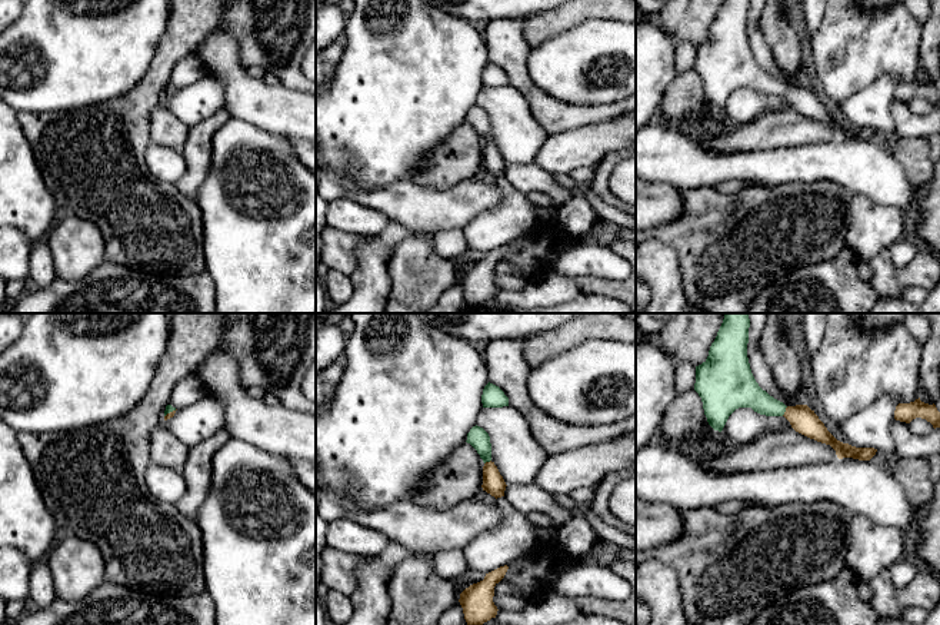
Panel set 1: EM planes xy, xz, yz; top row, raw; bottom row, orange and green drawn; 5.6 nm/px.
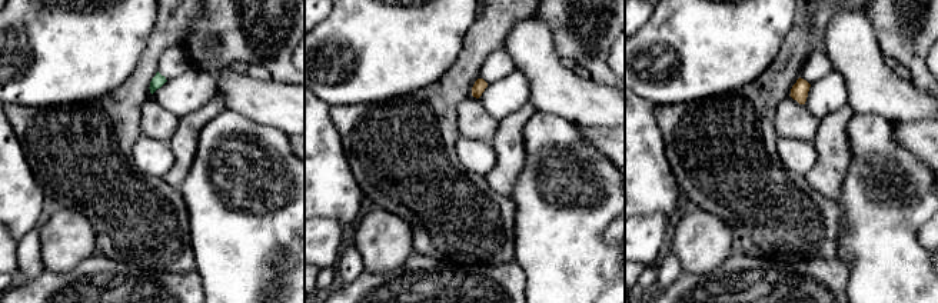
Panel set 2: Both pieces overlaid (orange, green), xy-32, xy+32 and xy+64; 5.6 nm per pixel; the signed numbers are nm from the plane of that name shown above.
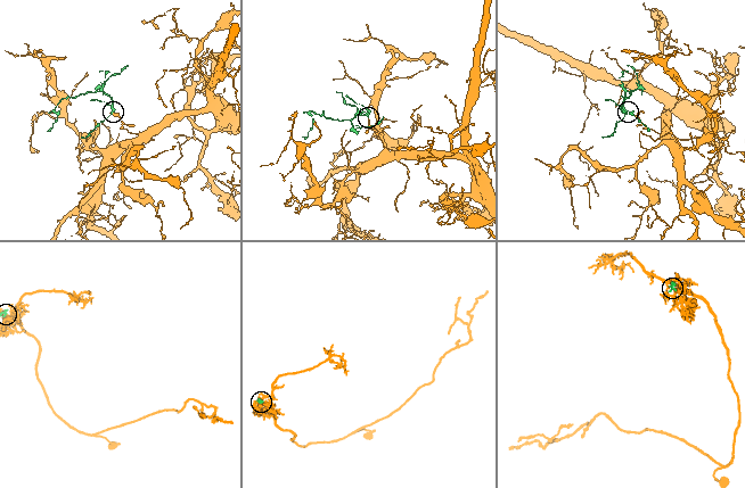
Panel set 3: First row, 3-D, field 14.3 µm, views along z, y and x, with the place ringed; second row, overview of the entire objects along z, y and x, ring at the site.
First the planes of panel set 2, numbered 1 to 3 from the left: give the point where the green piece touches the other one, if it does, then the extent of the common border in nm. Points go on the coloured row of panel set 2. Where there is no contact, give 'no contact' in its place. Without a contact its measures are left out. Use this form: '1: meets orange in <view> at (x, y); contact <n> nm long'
1: no contact
2: no contact
3: no contact

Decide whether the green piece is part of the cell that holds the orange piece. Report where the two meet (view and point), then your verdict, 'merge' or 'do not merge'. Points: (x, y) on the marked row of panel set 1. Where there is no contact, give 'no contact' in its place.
yz (786, 411) | merge

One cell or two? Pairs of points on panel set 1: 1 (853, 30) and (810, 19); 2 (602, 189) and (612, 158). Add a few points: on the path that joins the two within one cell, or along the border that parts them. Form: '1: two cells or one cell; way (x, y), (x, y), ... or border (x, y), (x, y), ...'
1: two cells; border (824, 15), (820, 26), (807, 40)
2: one cell; way (602, 182), (602, 172), (607, 165)

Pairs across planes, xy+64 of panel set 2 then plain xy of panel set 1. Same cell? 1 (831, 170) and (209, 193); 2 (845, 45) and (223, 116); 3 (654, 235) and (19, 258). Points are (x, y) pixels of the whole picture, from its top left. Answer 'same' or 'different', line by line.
1: different
2: different
3: same

